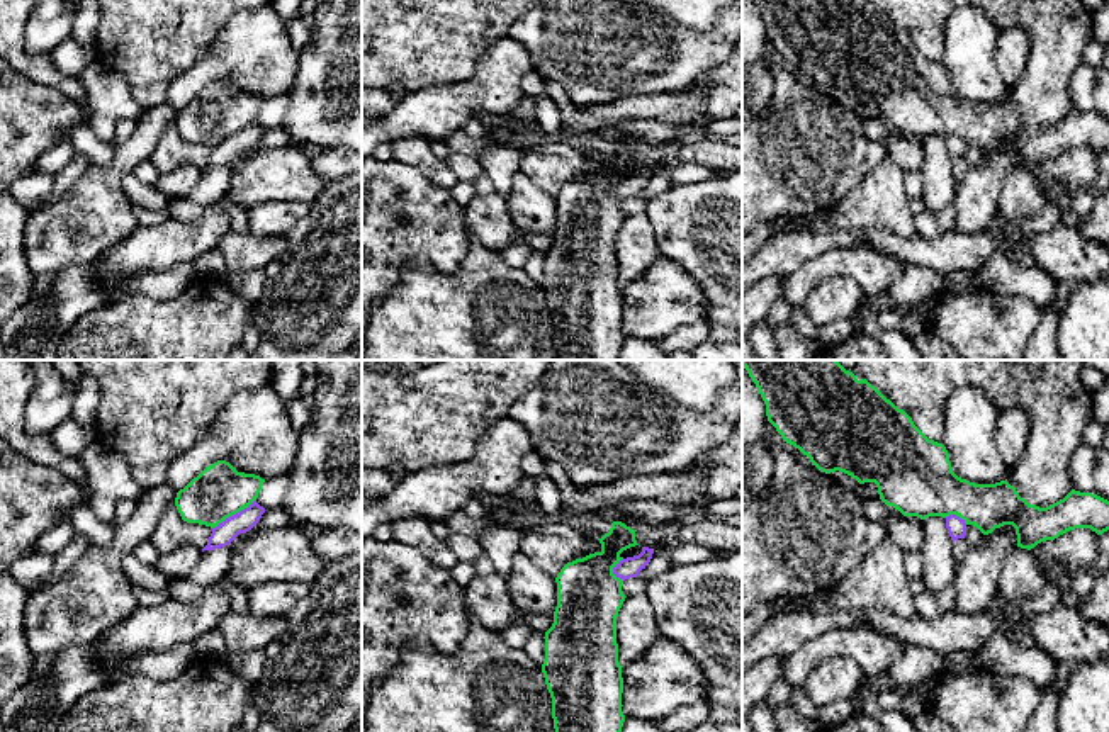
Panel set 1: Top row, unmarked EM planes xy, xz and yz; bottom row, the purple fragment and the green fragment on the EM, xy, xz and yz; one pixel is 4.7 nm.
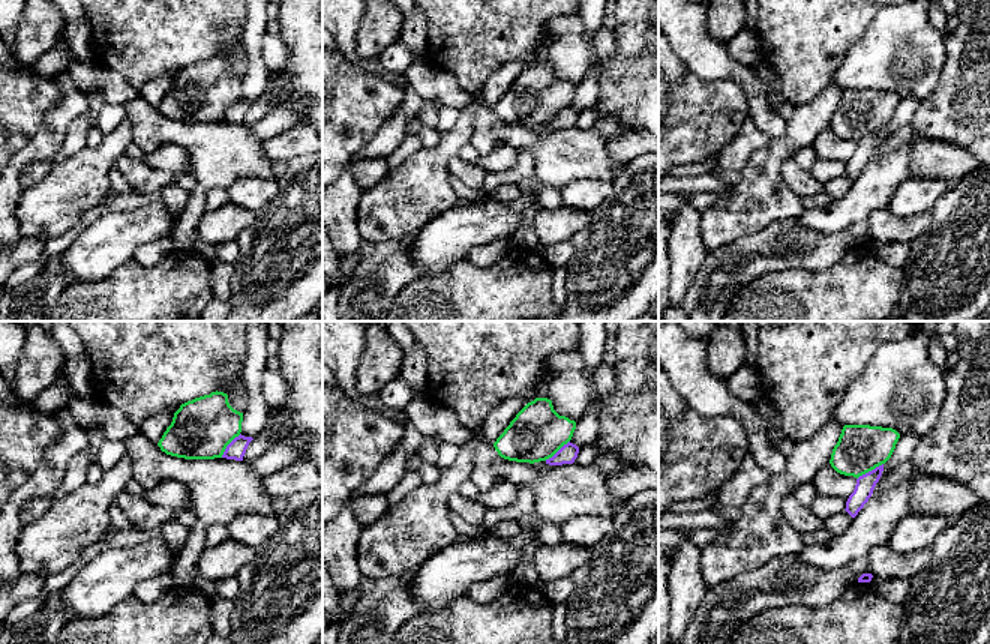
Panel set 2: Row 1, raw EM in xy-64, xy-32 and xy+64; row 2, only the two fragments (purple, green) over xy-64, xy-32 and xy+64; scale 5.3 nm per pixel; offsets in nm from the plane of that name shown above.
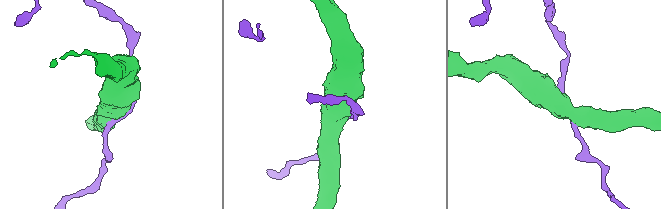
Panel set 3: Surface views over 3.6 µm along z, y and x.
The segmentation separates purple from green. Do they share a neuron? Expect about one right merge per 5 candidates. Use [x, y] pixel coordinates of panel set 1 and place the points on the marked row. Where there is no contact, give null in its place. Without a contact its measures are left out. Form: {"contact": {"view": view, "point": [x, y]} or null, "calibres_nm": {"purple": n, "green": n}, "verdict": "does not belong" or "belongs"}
{"contact": {"view": "xy", "point": [233, 515]}, "calibres_nm": {"purple": 100, "green": 260}, "verdict": "does not belong"}

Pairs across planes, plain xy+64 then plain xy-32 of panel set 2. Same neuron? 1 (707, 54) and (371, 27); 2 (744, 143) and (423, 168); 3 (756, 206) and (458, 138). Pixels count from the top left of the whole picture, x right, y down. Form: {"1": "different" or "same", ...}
{"1": "different", "2": "different", "3": "same"}

